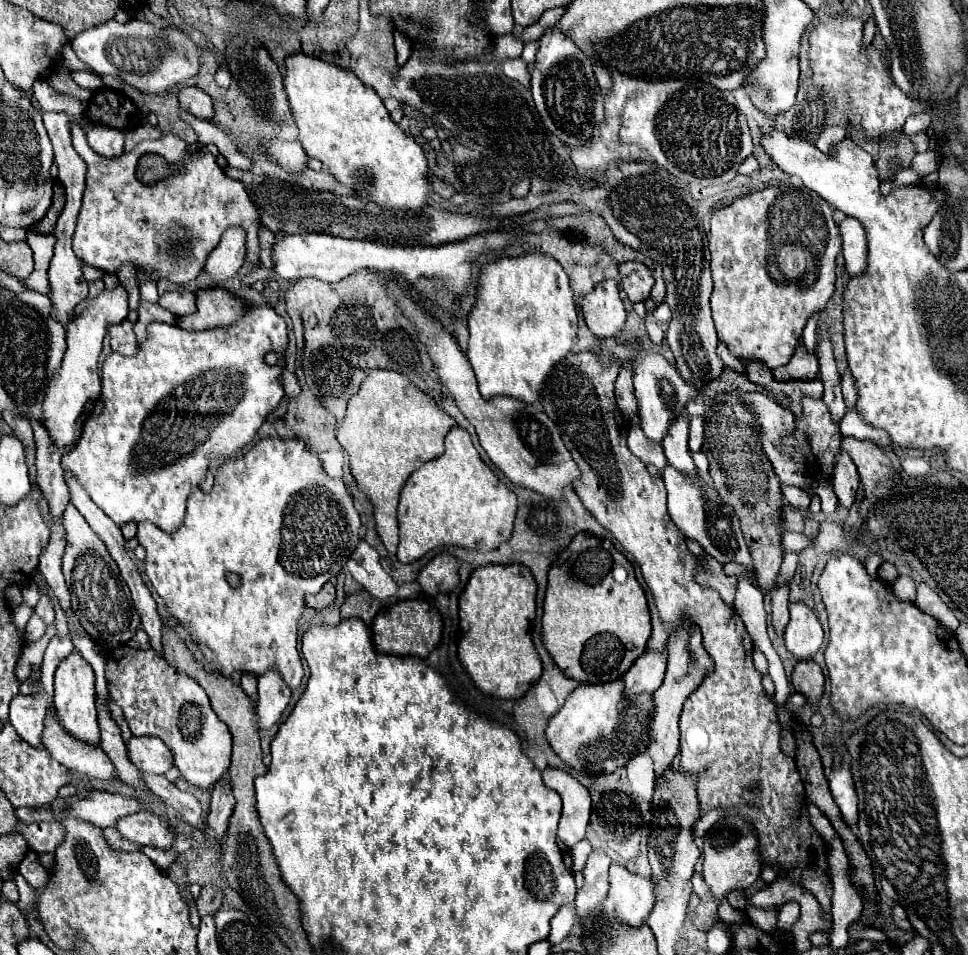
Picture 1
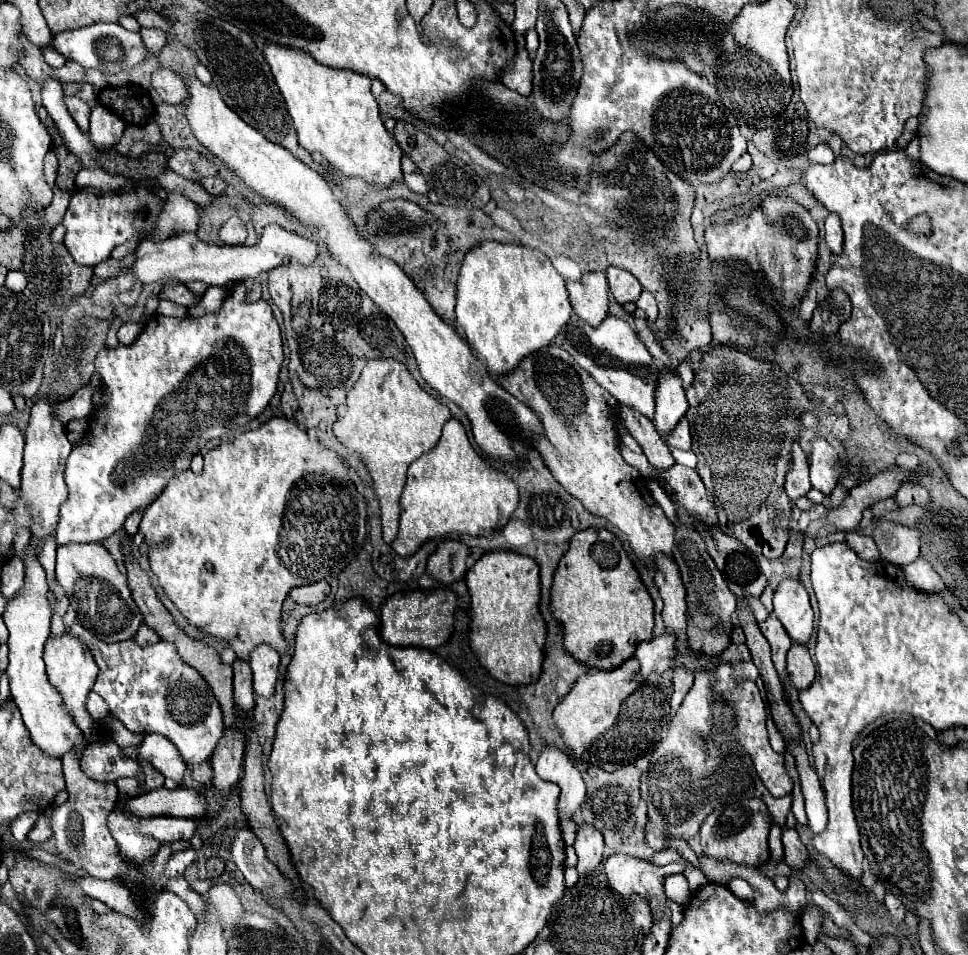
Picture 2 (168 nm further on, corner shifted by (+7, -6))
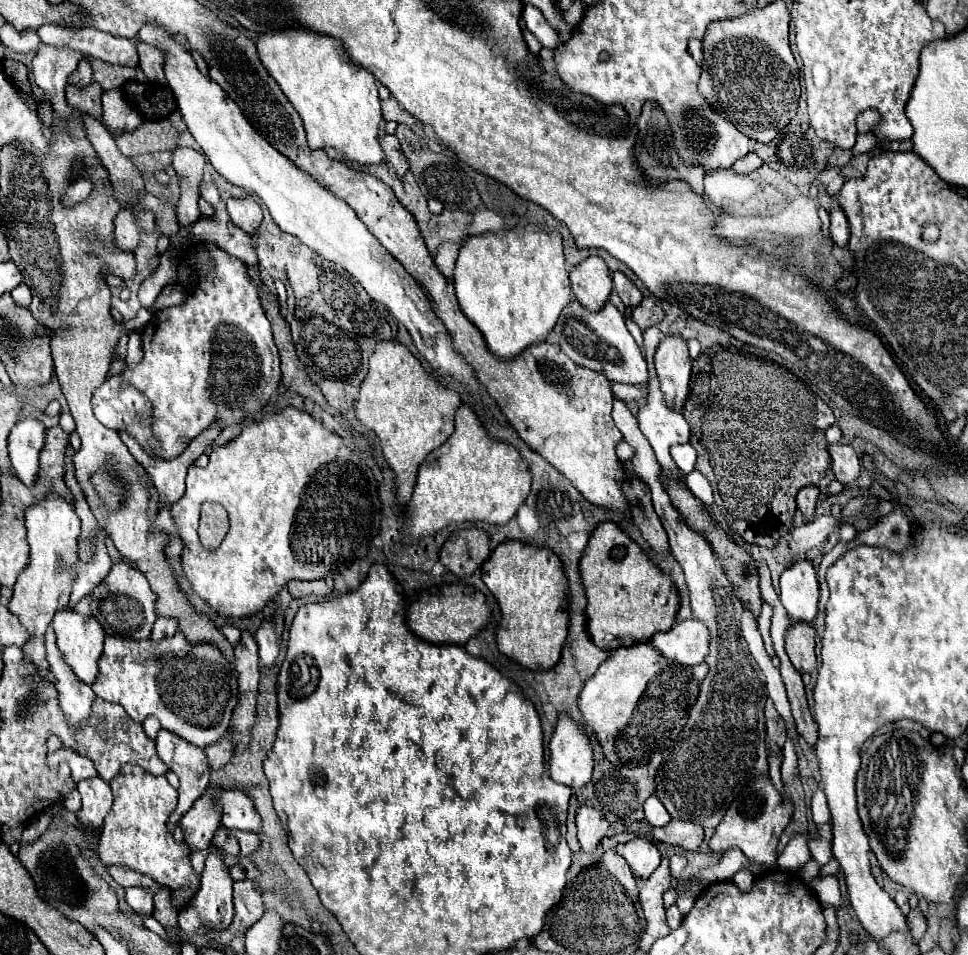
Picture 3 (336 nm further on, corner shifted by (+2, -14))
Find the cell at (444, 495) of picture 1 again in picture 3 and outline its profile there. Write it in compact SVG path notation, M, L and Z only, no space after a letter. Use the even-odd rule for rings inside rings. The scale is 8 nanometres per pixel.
M462 404L456 410L454 434L438 450L430 452L420 466L418 482L408 506L410 534L422 538L448 524L462 522L490 522L502 526L526 500L530 482L530 468L520 452L512 444L488 436L476 412L468 404Z

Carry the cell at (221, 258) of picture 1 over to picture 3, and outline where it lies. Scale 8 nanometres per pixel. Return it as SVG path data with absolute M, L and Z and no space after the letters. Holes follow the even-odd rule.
M246 196L246 198L228 198L226 208L228 208L230 220L248 234L254 234L256 228L260 226L260 222L262 222L262 208L250 196Z

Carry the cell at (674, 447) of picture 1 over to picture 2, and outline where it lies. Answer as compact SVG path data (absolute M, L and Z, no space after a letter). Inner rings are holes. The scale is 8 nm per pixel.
M663 372L661 384L657 386L657 408L655 408L655 430L665 440L677 422L687 412L687 400L685 390L681 386L681 380L677 372Z

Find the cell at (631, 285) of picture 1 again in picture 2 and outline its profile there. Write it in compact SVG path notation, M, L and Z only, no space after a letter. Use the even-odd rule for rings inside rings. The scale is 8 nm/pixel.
M611 266L611 268L607 268L605 274L607 274L607 280L609 280L609 288L611 288L611 292L613 292L613 296L619 304L637 302L643 288L631 272Z

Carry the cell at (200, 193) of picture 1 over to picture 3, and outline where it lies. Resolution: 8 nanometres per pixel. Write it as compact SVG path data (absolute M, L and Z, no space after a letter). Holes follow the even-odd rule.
M40 42L36 56L32 60L34 80L36 84L50 96L54 116L60 120L68 120L74 114L74 108L66 104L64 88L68 84L68 76L76 70L82 54L70 48L56 48Z

